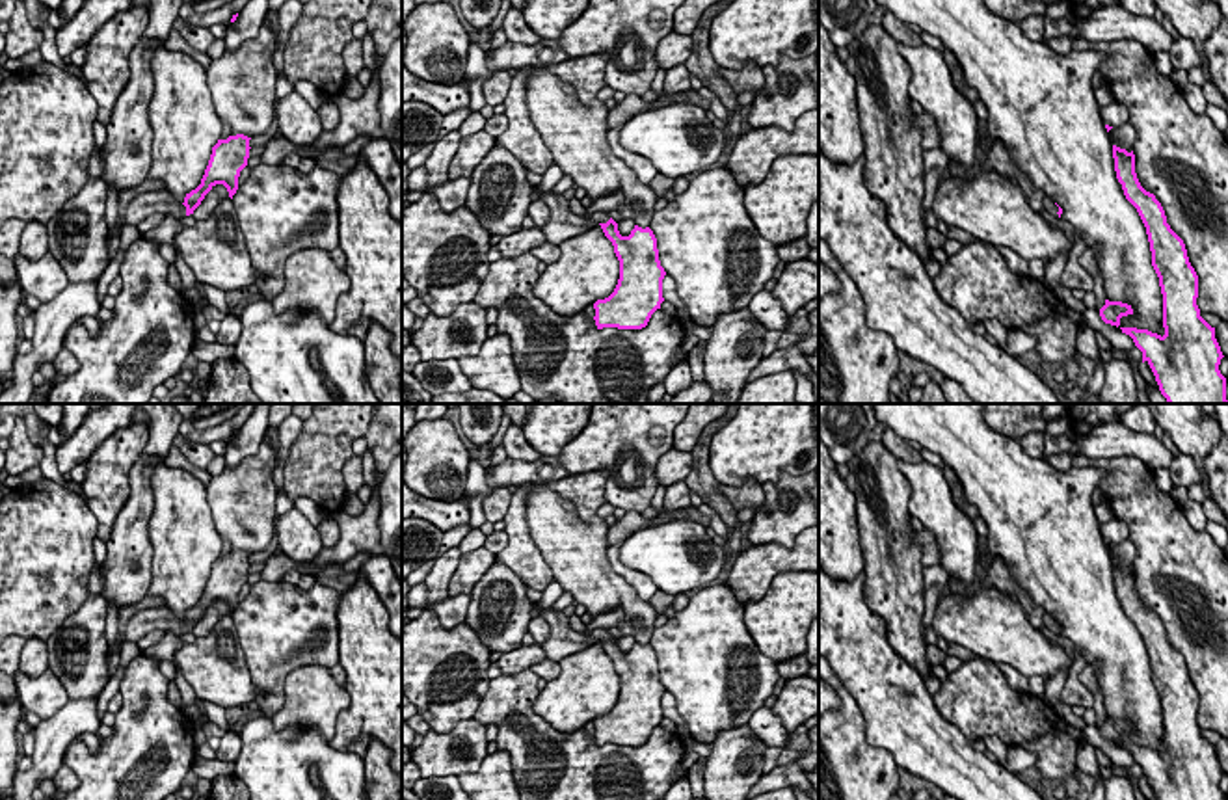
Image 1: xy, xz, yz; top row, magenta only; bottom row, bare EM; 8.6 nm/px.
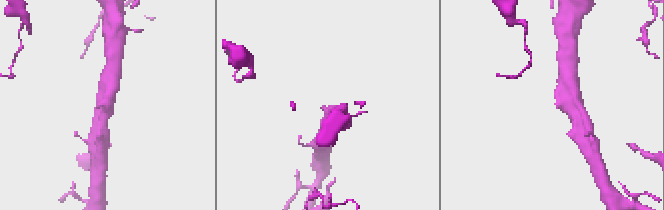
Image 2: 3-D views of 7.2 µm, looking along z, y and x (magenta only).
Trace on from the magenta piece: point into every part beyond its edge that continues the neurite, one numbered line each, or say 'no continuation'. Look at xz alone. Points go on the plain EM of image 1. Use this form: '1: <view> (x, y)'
no continuation

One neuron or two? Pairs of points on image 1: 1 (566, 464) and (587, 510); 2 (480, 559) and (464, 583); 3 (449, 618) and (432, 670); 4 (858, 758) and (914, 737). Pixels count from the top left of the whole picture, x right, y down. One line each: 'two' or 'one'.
1: two
2: one
3: two
4: two

